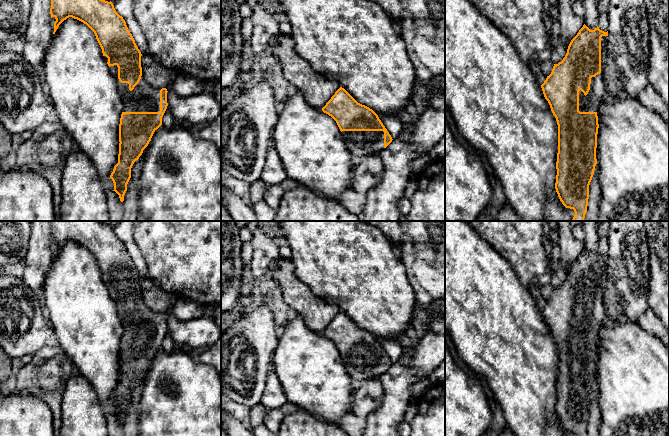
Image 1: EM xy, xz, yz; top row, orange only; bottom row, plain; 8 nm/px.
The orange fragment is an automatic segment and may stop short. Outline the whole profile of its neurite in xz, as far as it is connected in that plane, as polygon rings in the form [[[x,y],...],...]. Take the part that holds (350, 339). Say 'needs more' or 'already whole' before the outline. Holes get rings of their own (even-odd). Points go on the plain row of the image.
needs more | [[[342,311],[322,335],[336,345],[355,385],[381,376],[393,364],[378,339],[369,331],[358,327]]]

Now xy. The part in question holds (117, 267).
needs more | [[[50,221],[51,242],[54,241],[54,256],[59,249],[69,241],[86,248],[95,258],[102,273],[105,285],[115,302],[123,325],[123,336],[119,348],[119,378],[118,387],[110,399],[114,414],[124,425],[127,408],[131,402],[131,392],[148,370],[154,356],[162,349],[162,341],[167,333],[167,313],[154,312],[146,306],[142,299],[141,276],[128,254],[125,244],[120,240],[113,227],[99,221]]]

